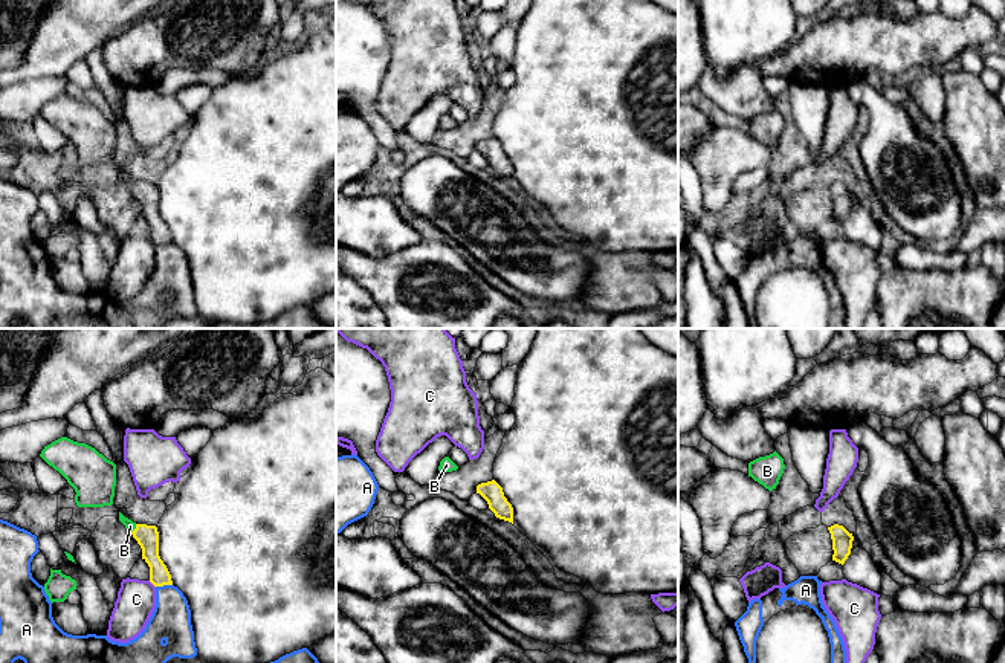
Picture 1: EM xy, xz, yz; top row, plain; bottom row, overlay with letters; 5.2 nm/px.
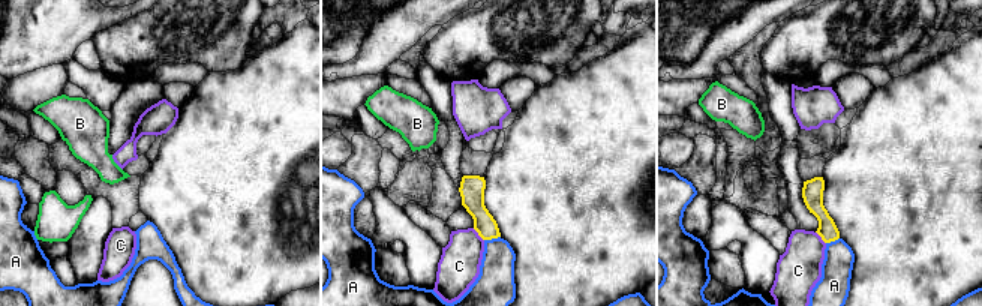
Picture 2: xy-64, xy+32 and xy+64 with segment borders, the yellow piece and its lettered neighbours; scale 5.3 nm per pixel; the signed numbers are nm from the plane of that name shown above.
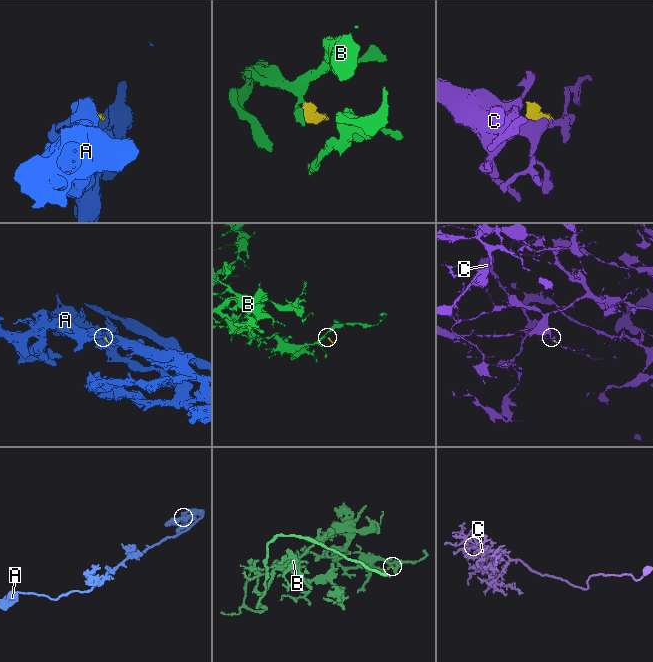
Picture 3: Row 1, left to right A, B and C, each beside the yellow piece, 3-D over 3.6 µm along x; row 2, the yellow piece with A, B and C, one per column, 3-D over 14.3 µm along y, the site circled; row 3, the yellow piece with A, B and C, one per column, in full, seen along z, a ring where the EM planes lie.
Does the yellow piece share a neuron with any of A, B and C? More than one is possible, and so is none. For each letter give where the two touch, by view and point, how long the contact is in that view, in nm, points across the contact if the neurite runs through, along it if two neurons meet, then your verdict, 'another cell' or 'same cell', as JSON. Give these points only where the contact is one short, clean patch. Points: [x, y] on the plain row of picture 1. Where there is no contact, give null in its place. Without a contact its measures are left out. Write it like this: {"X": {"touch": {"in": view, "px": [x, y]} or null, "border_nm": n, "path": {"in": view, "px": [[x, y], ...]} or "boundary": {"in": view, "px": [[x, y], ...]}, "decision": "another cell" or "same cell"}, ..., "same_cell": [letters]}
{"A": {"touch": {"in": "xy", "px": [164, 242]}, "border_nm": 90, "boundary": {"in": "xy", "px": [[171, 242], [156, 245]]}, "decision": "another cell"}, "B": {"touch": {"in": "xy", "px": [135, 187]}, "border_nm": 50, "path": {"in": "xy", "px": [[147, 194], [135, 187], [130, 184]]}, "decision": "same cell"}, "C": {"touch": {"in": "xy", "px": [151, 240]}, "border_nm": 50, "decision": "another cell"}, "same_cell": ["B"]}

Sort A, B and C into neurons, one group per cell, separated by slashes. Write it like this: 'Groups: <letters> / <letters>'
Groups: A / B / C

